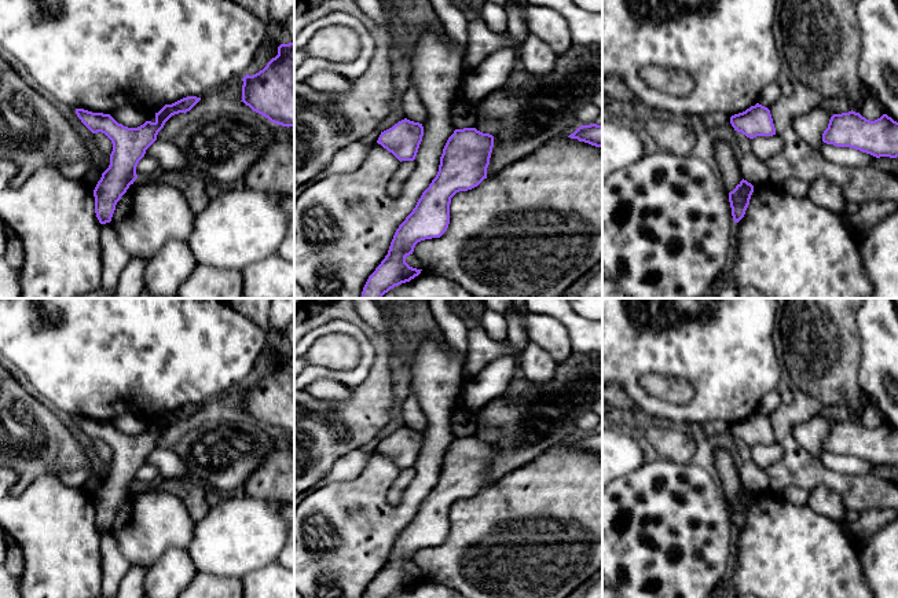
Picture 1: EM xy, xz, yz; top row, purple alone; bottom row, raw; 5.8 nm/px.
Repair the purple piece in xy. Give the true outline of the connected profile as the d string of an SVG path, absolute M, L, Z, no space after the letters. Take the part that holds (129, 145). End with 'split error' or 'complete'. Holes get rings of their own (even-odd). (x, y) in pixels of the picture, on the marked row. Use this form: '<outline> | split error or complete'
M187 96L172 104L165 104L155 113L155 121L146 121L138 128L118 124L110 114L92 113L76 109L77 117L92 132L105 133L113 143L110 165L98 181L95 197L95 213L100 224L111 221L117 202L138 179L136 166L146 150L157 140L158 132L175 114L190 111L201 98Z | complete

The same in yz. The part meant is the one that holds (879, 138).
M859 113L833 114L822 133L822 142L836 147L850 147L880 157L898 157L898 122L887 114L869 121Z | complete

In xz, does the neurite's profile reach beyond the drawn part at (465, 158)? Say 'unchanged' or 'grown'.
unchanged

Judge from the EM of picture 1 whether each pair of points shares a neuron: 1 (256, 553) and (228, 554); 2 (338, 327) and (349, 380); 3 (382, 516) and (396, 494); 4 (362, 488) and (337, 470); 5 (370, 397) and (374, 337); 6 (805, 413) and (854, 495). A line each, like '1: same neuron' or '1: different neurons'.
1: same neuron
2: same neuron
3: different neurons
4: different neurons
5: same neuron
6: same neuron

